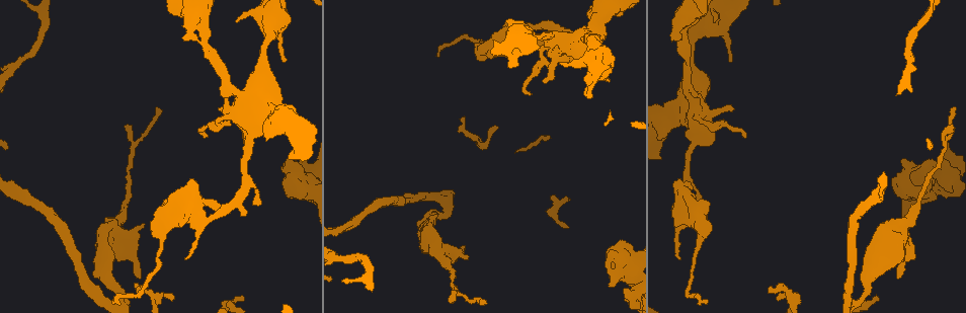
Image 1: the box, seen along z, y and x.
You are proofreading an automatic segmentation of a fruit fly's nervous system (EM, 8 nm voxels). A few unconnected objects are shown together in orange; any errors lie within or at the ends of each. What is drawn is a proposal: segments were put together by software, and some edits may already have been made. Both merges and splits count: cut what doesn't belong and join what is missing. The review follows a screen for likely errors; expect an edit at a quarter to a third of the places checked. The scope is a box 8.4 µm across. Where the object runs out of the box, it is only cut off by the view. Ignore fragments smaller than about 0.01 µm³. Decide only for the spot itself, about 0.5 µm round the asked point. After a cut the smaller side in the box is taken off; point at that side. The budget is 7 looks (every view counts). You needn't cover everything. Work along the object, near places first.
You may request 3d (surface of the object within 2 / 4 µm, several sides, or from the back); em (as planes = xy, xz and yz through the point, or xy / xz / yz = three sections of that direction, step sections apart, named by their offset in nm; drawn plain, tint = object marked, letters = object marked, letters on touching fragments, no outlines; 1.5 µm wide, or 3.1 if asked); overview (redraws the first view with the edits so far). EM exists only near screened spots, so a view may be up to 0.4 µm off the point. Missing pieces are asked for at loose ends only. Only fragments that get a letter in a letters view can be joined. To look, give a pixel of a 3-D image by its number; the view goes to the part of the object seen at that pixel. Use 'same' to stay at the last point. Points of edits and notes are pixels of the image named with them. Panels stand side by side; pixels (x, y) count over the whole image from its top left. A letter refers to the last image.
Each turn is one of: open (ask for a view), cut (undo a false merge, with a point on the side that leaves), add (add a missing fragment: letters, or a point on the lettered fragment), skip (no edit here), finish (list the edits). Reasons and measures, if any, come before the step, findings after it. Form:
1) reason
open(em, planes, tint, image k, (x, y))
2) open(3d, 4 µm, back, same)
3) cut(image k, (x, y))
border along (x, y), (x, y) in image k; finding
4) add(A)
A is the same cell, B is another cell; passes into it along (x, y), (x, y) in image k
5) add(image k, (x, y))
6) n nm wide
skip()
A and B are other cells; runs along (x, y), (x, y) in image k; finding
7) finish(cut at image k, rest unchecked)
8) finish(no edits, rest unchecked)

open(3d, 4 µm, image 1, (249, 93))

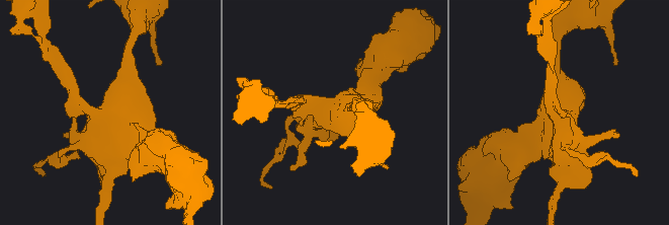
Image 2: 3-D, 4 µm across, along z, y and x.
open(em, planes, letters, image 2, (335, 111))

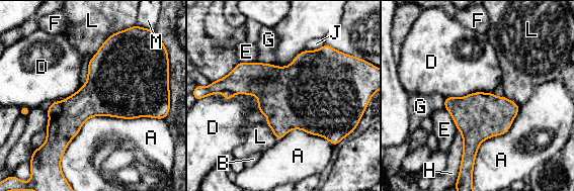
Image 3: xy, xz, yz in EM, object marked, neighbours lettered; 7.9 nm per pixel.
skip()
A, B, D, E, F, G, H, J, L and M are other cells; border along (222, 92), (253, 94), (259, 110) in image 3; continuous, no second neuron

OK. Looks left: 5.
open(3d, 2 µm, image 1, (468, 257))

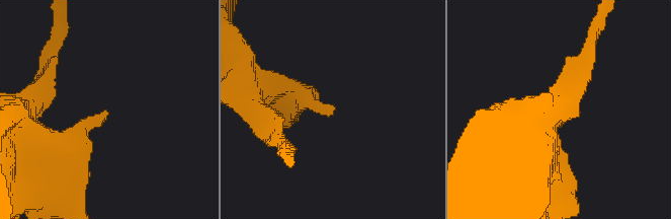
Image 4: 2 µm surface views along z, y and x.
need the tissue
open(em, planes, tint, image 4, (105, 115))

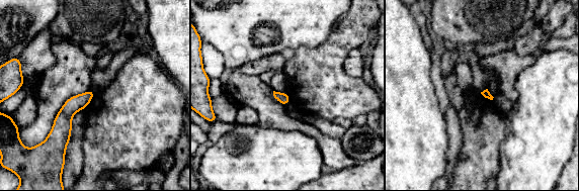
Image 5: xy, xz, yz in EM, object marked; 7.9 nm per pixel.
open(em, planes, letters, same)

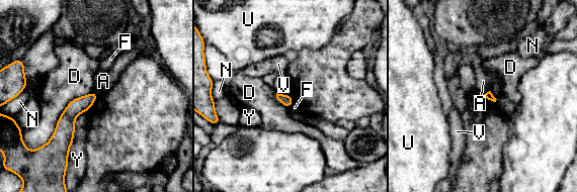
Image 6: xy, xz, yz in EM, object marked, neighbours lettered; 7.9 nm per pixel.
skip()
A, D, F, N, U, V and Y are other cells; no lettered fragment goes on from it

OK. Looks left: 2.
free end
open(em, 3.1 µm, planes, letters, image 1, (624, 290))

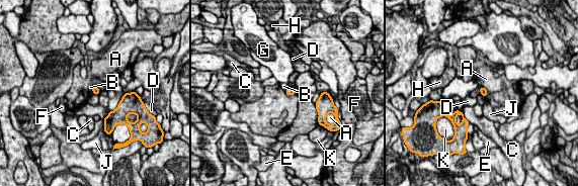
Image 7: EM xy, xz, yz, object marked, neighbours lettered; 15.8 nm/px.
skip()
A, B, C, D, E, F, G, H, J and K are other cells; border along (93, 86), (92, 93) in image 7; none of them fits

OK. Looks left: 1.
finish(no edits, rest unchecked)

